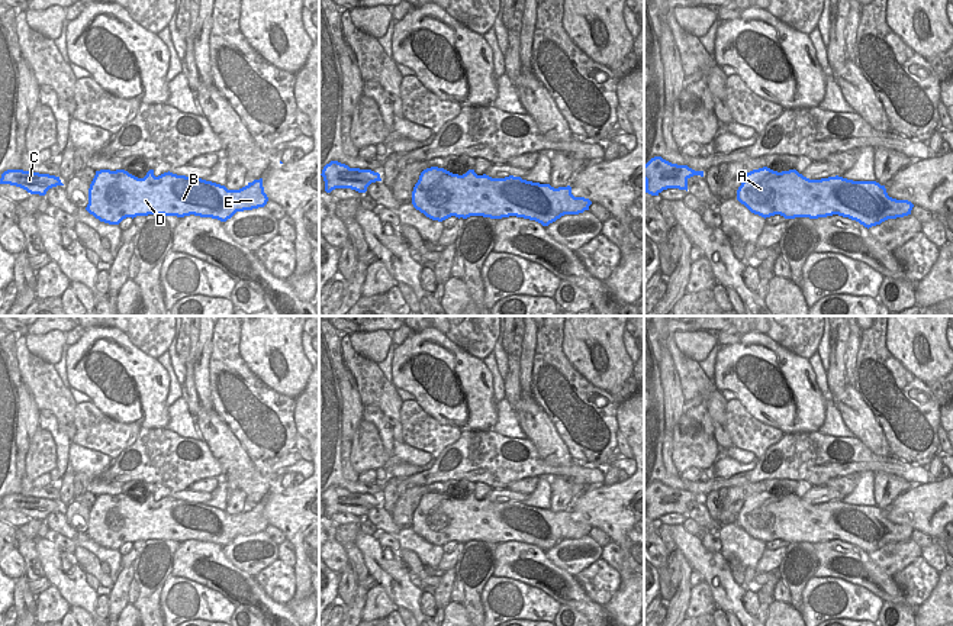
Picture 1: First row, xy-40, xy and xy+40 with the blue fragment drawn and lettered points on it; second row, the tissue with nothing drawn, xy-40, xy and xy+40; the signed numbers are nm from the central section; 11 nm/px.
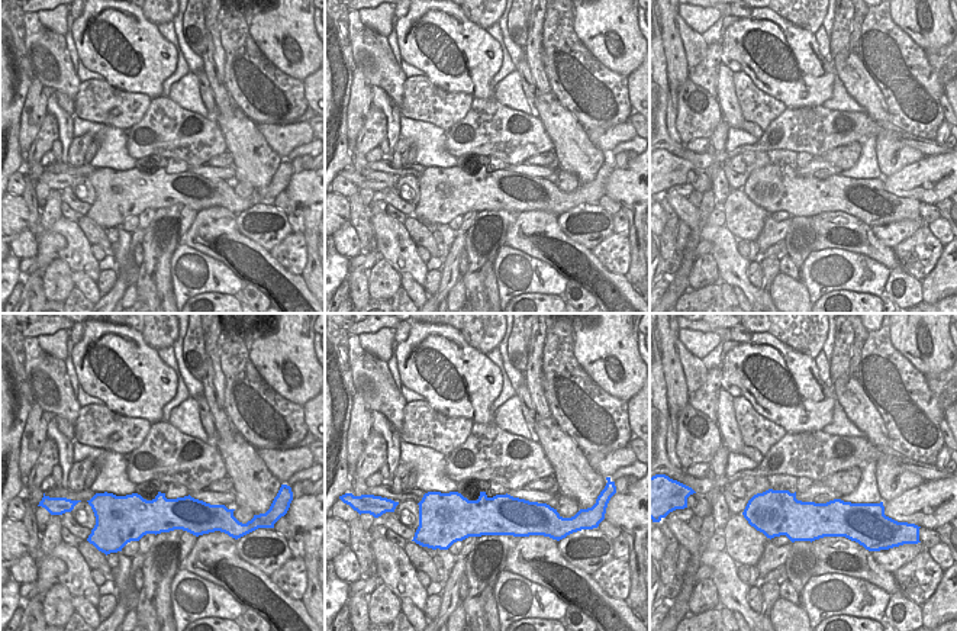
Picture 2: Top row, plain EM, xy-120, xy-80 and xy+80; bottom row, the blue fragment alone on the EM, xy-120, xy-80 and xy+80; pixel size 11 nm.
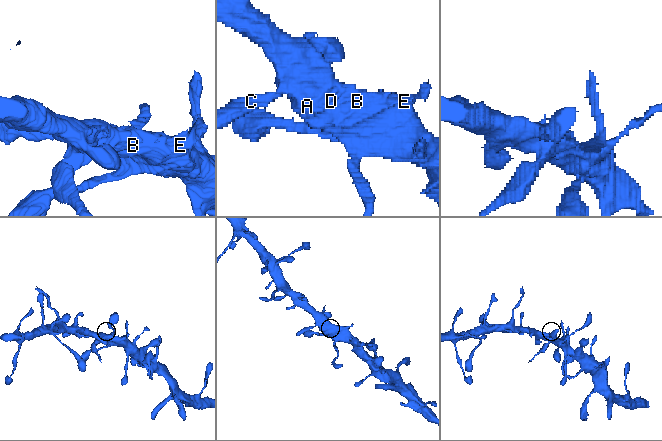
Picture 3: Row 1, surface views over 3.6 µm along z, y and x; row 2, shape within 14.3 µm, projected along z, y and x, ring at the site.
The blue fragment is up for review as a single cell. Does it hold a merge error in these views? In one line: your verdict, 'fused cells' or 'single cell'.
single cell

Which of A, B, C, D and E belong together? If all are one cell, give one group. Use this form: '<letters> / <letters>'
A B C D E

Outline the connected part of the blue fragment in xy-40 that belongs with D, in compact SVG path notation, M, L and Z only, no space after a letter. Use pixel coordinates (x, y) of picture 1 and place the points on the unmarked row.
M100 494L90 509L86 535L109 549L148 539L194 539L226 546L236 536L264 532L267 526L263 503L239 514L228 514L212 506L170 496L155 501L154 494L149 494L144 503L138 503L125 494Z

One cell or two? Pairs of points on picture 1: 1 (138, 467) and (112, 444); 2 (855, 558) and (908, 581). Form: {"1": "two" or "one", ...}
{"1": "two", "2": "two"}

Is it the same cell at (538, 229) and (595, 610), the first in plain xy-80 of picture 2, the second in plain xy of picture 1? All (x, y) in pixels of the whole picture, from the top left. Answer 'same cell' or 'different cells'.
same cell

